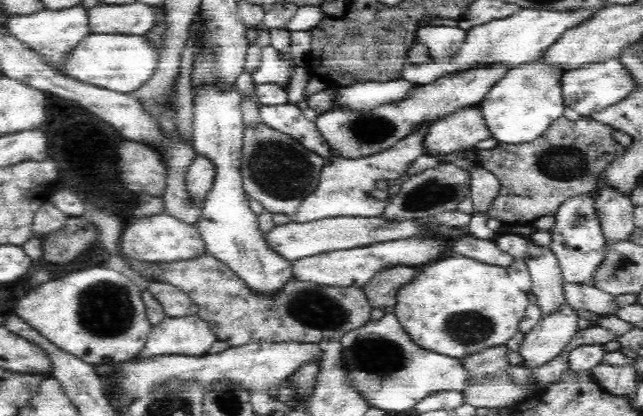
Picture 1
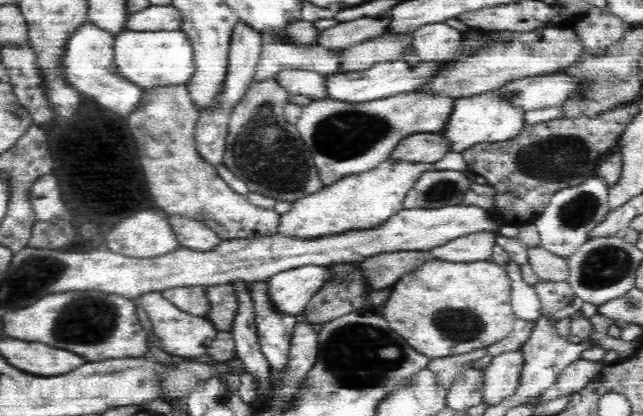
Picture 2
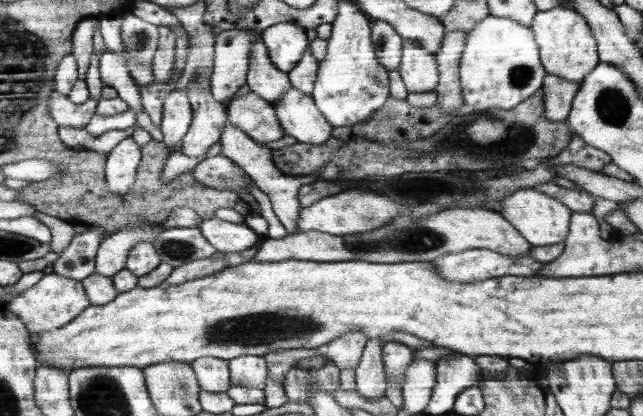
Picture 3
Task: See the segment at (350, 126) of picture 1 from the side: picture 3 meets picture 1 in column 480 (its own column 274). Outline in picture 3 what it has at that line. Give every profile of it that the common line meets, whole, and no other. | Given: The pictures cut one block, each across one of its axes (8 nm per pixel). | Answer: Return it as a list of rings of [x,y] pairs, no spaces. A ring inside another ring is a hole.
[[[261,40],[252,48],[246,84],[252,92],[271,103],[284,98],[284,94],[292,88],[289,73],[279,69],[270,60],[269,49]]]

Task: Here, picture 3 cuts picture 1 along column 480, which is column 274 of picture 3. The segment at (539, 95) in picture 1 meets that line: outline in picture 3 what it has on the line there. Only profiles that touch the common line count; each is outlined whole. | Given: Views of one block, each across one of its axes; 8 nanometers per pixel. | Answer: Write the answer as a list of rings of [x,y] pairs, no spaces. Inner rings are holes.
[[[292,86],[284,98],[272,104],[284,131],[297,142],[319,145],[333,138],[334,126],[326,120],[311,95]]]

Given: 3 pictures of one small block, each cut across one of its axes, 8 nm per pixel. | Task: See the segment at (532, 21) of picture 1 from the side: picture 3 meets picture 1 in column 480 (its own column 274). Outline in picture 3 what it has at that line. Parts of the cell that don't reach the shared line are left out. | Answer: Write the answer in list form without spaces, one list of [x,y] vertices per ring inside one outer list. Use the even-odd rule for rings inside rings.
[[[279,22],[269,26],[262,34],[261,42],[269,49],[270,60],[282,71],[290,72],[304,51],[309,48],[307,32],[293,22]]]

